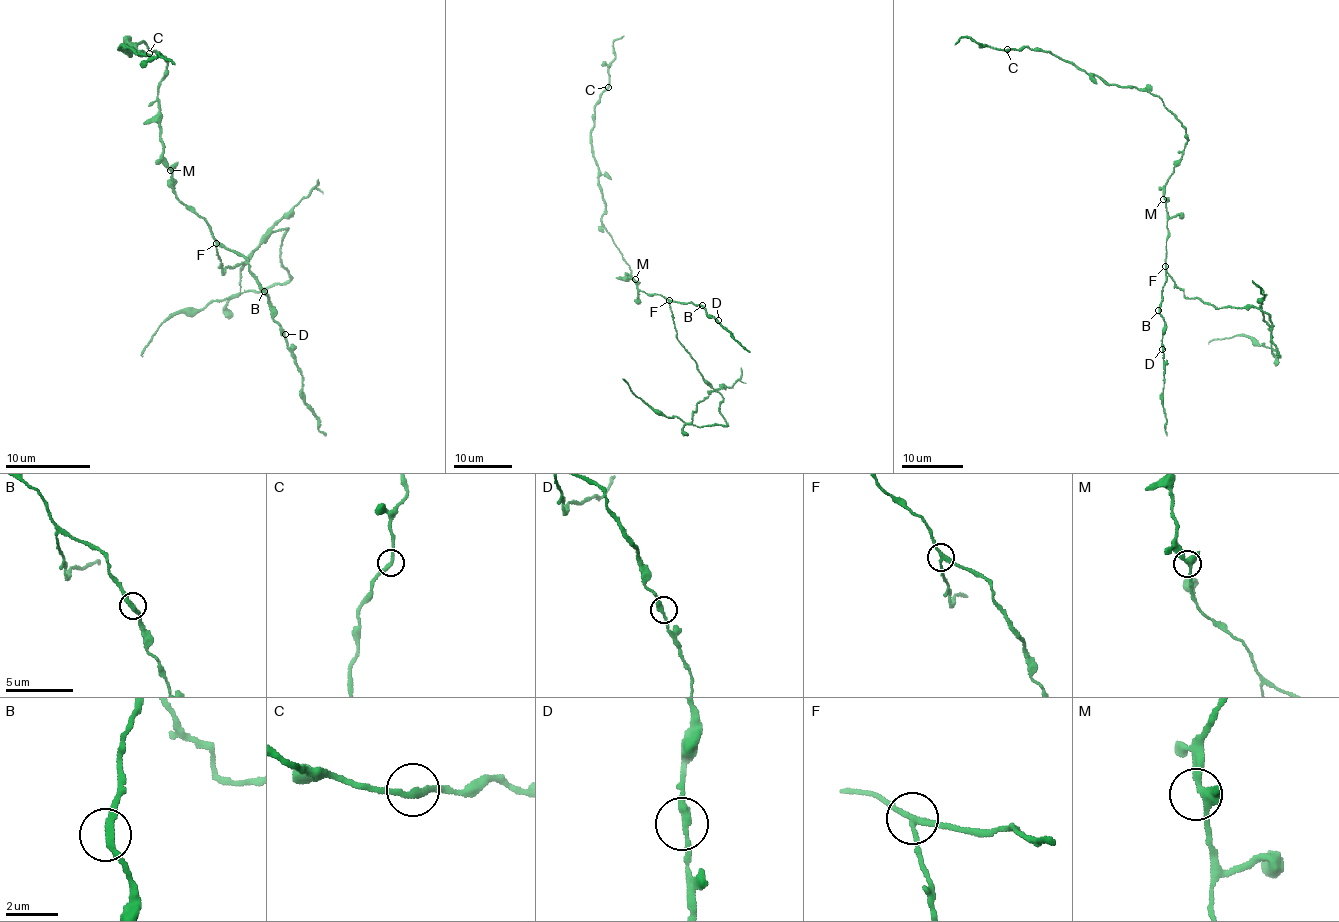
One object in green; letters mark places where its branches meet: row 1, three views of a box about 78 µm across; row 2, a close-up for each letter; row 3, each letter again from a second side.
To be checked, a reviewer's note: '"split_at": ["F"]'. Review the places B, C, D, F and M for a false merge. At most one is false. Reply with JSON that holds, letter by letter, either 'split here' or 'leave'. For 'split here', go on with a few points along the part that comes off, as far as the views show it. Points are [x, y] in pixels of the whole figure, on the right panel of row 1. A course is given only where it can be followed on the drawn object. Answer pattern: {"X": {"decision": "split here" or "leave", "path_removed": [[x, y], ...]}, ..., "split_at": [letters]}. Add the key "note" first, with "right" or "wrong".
{"note": "right", "B": {"decision": "leave"}, "C": {"decision": "leave"}, "D": {"decision": "leave"}, "F": {"decision": "split here", "path_removed": [[1164, 266], [1189, 298], [1218, 308], [1257, 307], [1270, 329], [1272, 348], [1239, 334], [1209, 344]]}, "M": {"decision": "leave"}, "split_at": ["F"]}

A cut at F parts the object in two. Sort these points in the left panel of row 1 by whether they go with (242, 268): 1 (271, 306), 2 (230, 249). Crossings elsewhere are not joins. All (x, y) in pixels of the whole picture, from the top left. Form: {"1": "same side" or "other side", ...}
{"1": "other side", "2": "other side"}

